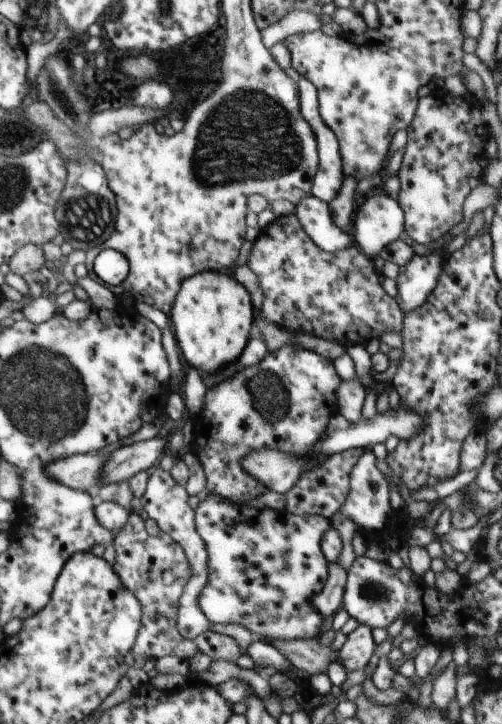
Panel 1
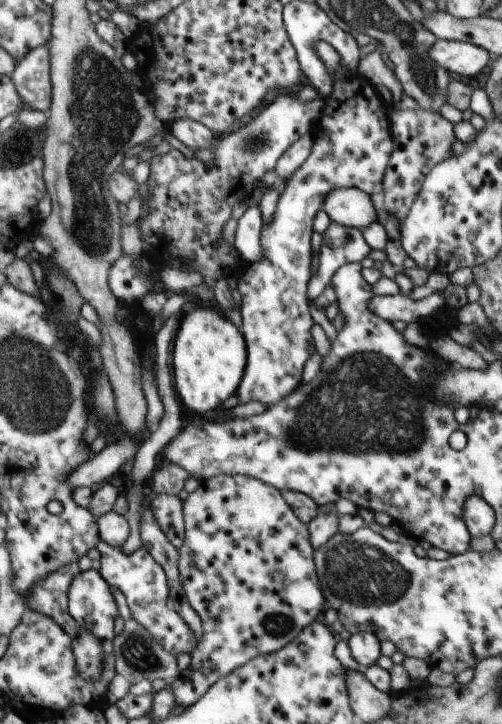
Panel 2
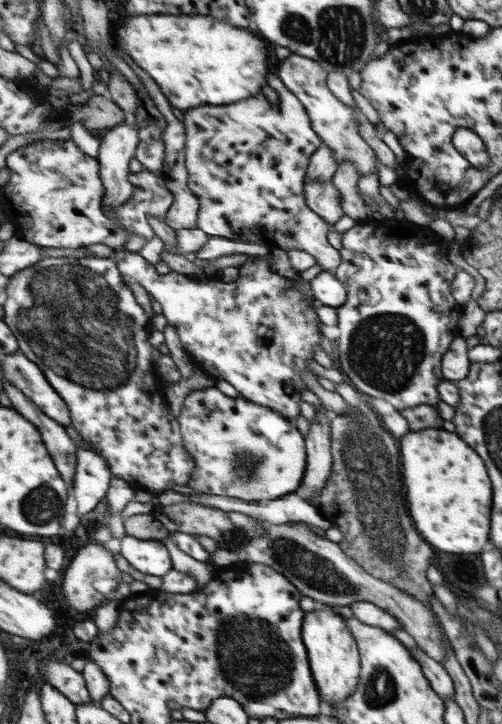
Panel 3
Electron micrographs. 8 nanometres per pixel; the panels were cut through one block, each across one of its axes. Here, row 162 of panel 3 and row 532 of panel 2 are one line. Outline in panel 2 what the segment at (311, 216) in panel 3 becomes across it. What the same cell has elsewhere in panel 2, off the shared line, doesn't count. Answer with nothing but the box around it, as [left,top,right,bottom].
[168,475,324,708]

